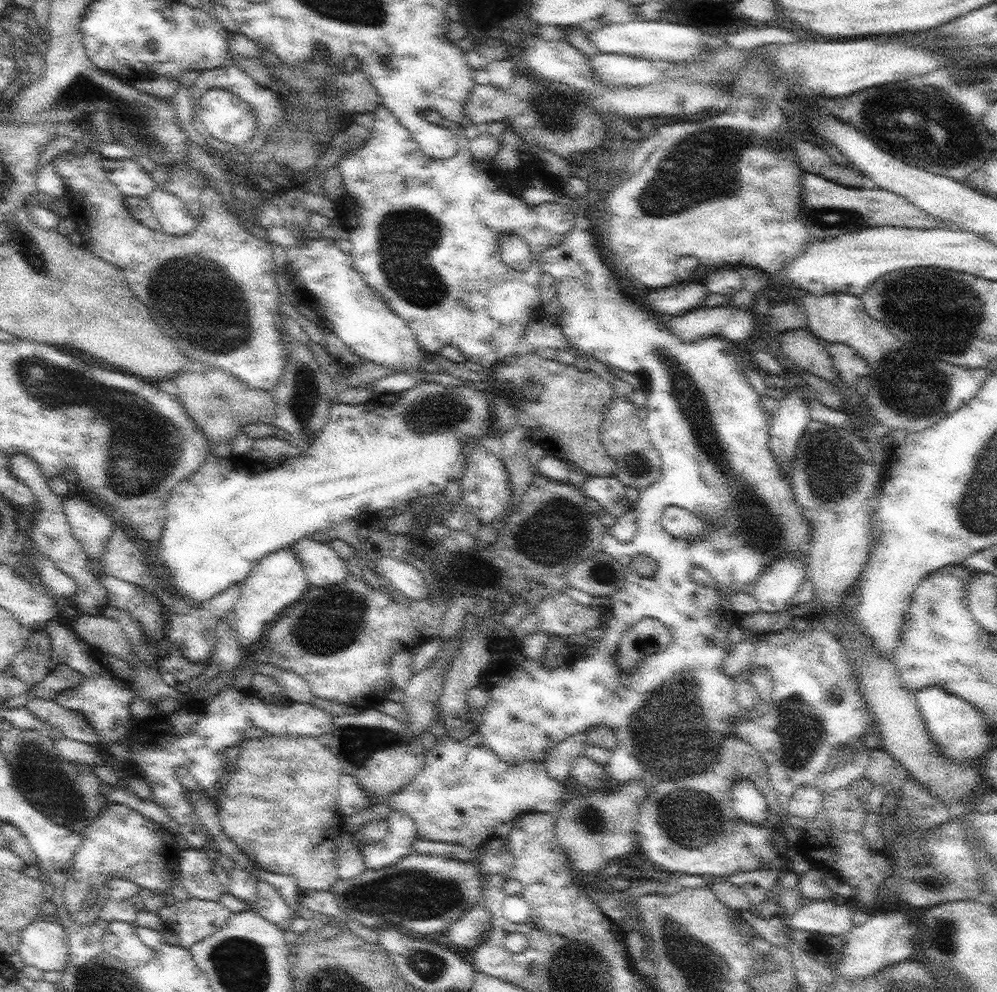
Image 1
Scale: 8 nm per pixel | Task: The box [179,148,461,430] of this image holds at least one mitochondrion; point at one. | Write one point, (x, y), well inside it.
(407, 238)

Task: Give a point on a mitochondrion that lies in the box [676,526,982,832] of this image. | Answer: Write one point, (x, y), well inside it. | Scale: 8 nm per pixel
(801, 732)

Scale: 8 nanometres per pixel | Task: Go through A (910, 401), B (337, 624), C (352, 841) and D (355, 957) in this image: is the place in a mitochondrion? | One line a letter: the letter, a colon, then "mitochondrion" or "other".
A: mitochondrion
B: mitochondrion
C: other
D: other

